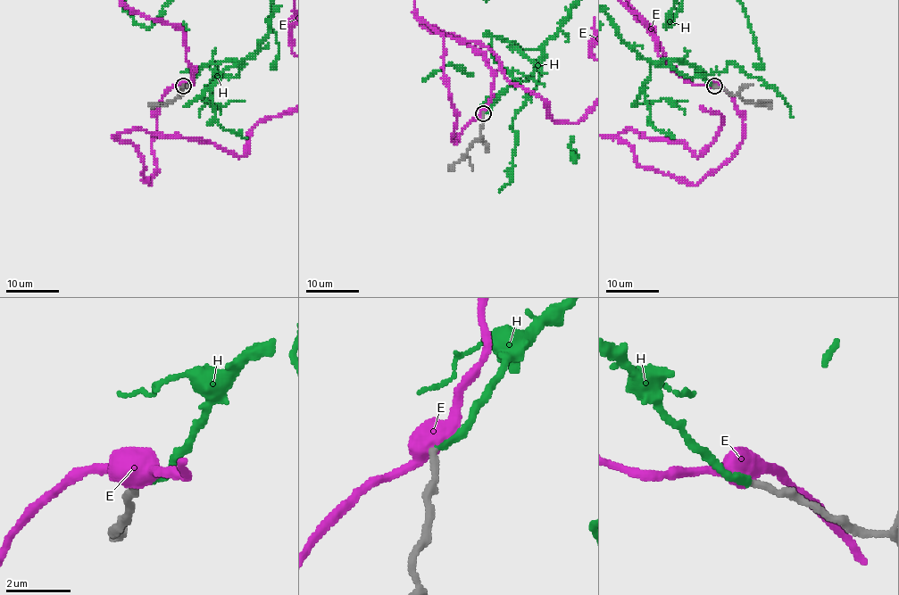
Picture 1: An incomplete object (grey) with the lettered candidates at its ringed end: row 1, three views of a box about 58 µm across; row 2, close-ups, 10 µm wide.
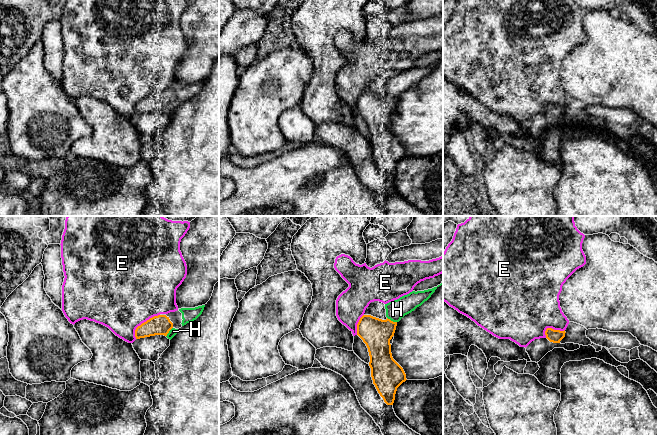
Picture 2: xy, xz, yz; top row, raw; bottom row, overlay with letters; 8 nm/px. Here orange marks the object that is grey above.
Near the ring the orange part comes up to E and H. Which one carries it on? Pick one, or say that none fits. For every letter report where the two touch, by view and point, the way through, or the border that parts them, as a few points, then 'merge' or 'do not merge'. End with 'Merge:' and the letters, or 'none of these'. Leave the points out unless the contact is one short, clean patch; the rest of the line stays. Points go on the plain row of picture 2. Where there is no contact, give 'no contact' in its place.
E: xy (142, 99) | along xy (159, 90), (142, 98), (135, 106), (135, 114) | do not merge
H: xz (392, 97) | merge
Merge: H

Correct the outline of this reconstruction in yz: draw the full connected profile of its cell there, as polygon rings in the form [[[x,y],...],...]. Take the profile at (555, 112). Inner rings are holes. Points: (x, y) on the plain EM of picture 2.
[[[547,104],[545,107],[546,114],[553,119],[560,119],[560,117],[565,113],[565,106],[554,106],[552,104]]]

